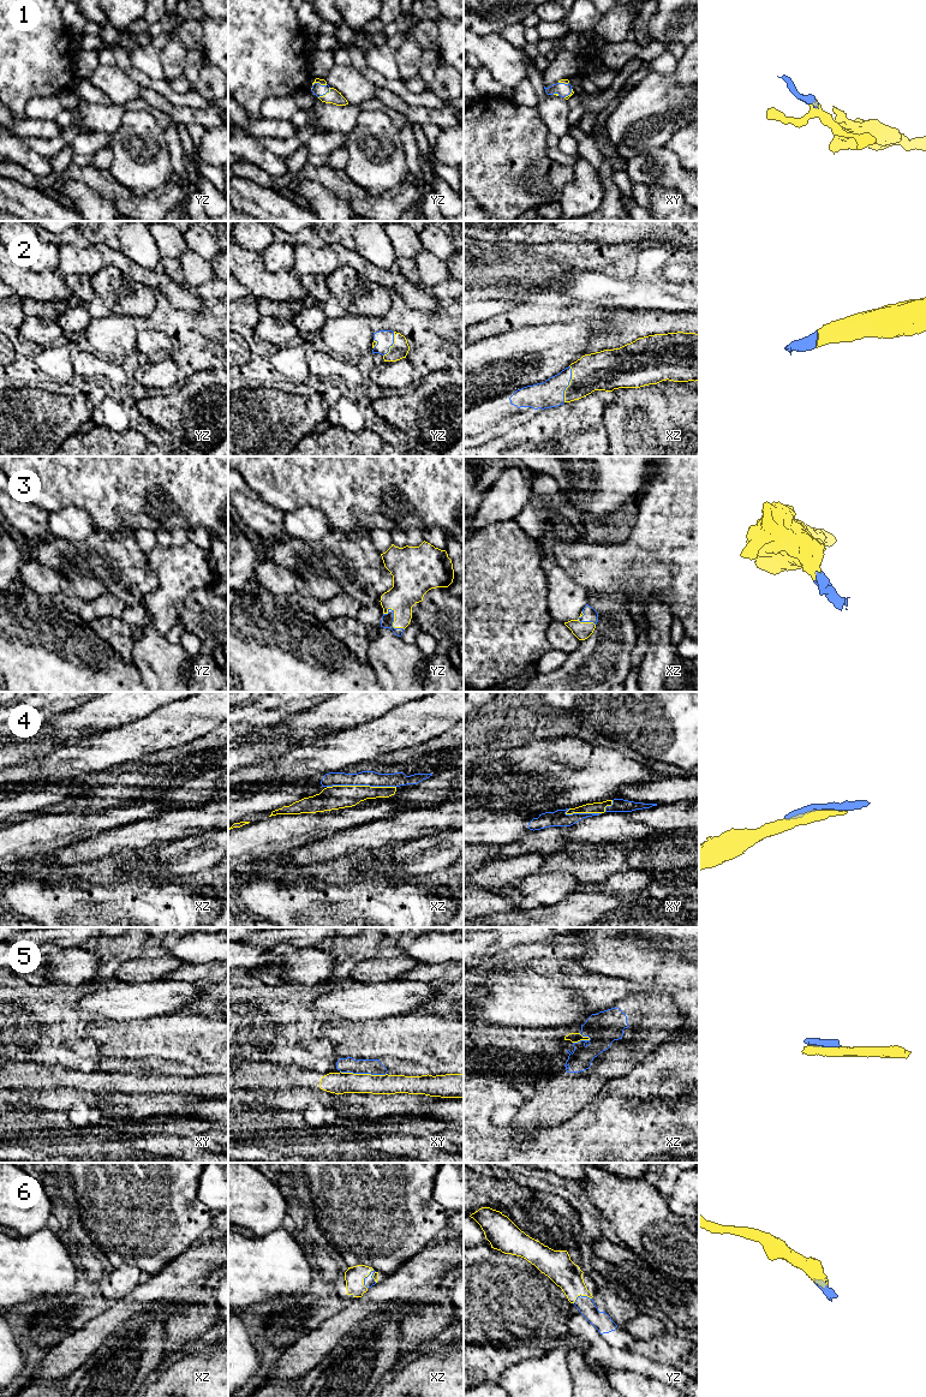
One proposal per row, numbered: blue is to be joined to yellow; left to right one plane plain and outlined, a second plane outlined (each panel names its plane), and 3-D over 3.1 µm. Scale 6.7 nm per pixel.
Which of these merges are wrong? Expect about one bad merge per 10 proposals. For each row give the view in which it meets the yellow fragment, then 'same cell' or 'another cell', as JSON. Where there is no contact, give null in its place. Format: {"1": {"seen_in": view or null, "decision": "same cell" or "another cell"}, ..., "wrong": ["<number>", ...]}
{"1": {"seen_in": "yz", "decision": "same cell"}, "2": {"seen_in": "xz", "decision": "same cell"}, "3": {"seen_in": "yz", "decision": "same cell"}, "4": {"seen_in": "xz", "decision": "same cell"}, "5": {"seen_in": "xy", "decision": "another cell"}, "6": {"seen_in": "xz", "decision": "same cell"}, "wrong": ["5"]}

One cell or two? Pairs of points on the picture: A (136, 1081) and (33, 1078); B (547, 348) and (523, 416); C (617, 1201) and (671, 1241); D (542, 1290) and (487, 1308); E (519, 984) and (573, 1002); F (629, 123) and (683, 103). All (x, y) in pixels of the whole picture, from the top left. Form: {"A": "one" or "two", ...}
{"A": "one", "B": "two", "C": "one", "D": "one", "E": "one", "F": "one"}

